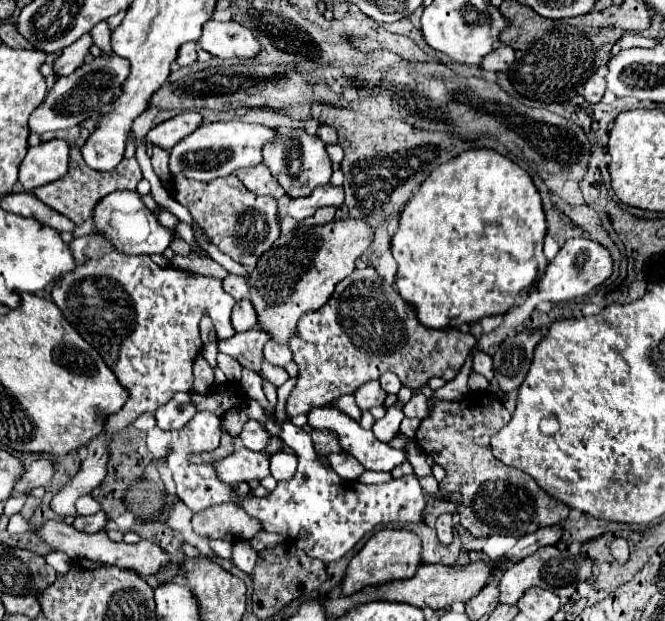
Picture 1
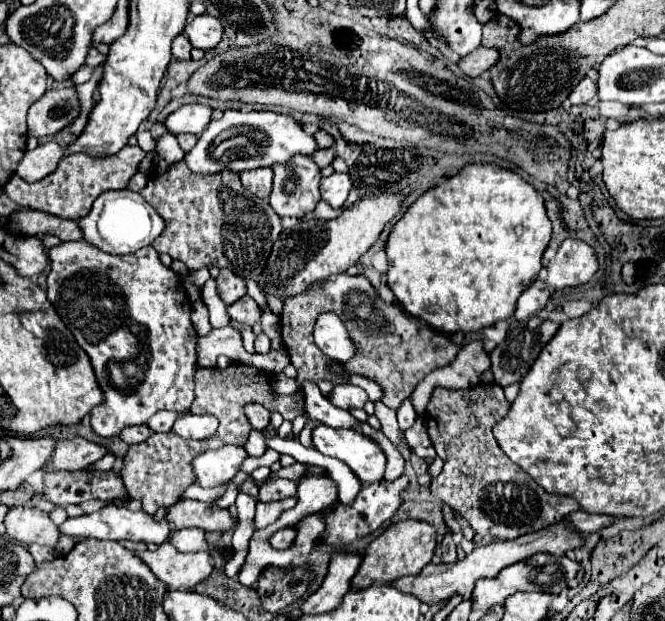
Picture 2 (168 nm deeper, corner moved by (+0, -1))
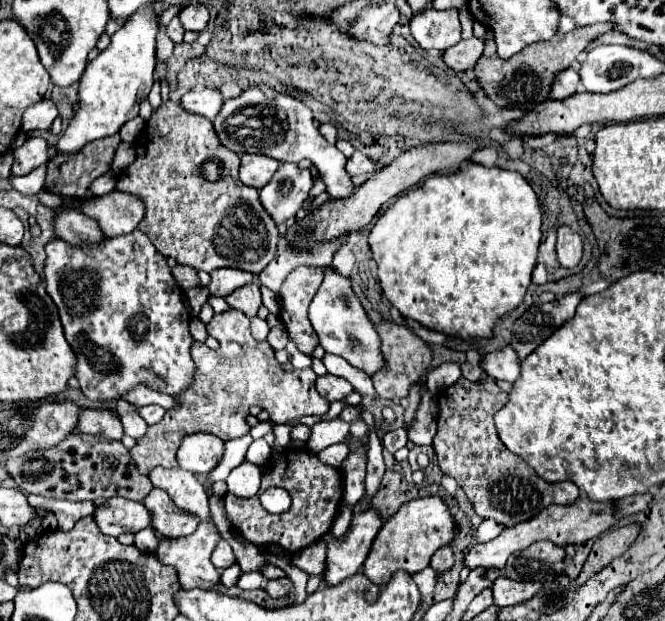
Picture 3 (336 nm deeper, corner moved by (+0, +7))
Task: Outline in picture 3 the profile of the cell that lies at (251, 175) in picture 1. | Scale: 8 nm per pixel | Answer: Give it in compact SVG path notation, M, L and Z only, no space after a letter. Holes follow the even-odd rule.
M244 154L242 156L242 166L240 166L240 180L244 184L254 186L256 190L260 190L270 182L270 178L278 170L278 166L280 164L274 158Z

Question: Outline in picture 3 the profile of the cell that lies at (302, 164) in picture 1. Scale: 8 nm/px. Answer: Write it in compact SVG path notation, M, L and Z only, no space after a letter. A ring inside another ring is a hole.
M280 164L272 180L260 190L262 206L276 224L286 222L296 216L302 202L310 196L312 184L310 170L298 168L298 164Z

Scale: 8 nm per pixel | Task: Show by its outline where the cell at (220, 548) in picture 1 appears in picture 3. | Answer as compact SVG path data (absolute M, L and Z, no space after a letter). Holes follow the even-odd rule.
M154 488L152 494L144 498L144 506L152 510L152 526L158 530L158 534L168 538L188 536L200 524L200 518L196 518L196 514L180 510L160 488Z

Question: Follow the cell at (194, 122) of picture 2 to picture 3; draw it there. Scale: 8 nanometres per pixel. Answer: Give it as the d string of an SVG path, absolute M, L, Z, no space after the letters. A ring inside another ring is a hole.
M206 88L206 90L200 90L200 92L188 92L188 94L184 94L182 100L180 100L180 104L182 104L182 108L186 112L198 114L198 116L204 116L204 118L212 120L220 112L222 96L214 88Z

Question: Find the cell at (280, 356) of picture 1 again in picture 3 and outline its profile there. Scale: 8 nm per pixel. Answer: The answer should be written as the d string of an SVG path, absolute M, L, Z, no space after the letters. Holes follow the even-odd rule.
M258 316L252 318L252 336L254 336L258 342L264 342L266 336L268 336L268 332L270 332L270 328L268 328L266 320L260 320Z

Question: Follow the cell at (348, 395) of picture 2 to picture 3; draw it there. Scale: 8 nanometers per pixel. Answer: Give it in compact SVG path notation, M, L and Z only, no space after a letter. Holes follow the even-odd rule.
M324 374L316 378L316 390L322 398L326 398L328 402L336 402L336 400L344 400L348 394L354 392L352 384L346 382L344 378L336 378L332 374Z

